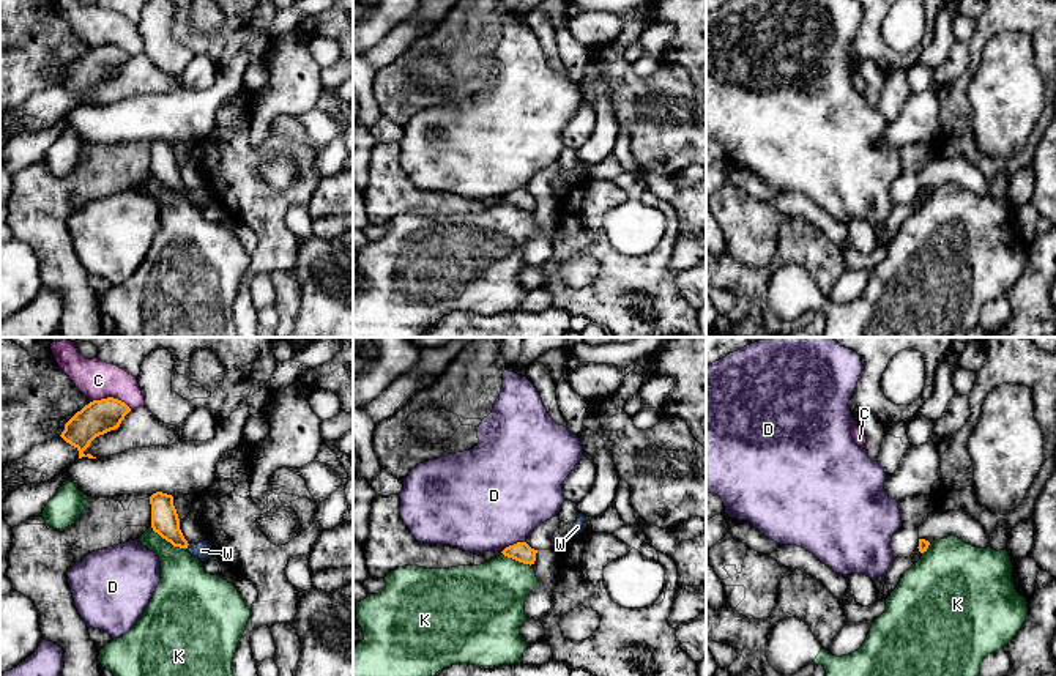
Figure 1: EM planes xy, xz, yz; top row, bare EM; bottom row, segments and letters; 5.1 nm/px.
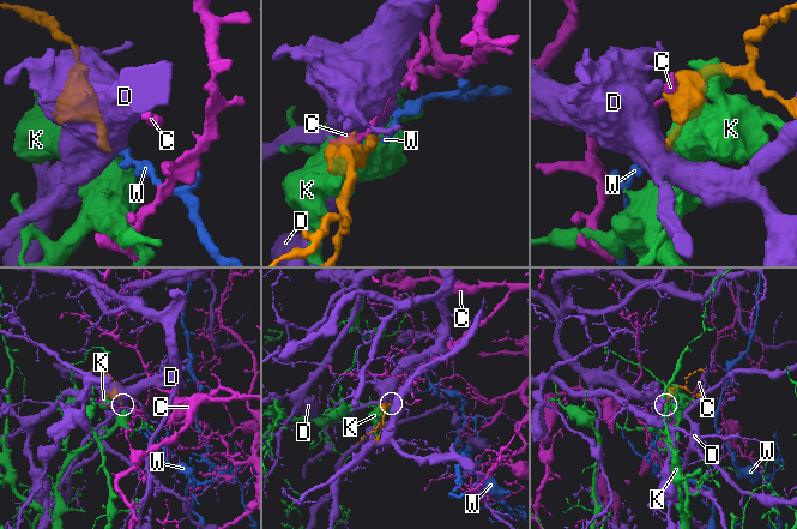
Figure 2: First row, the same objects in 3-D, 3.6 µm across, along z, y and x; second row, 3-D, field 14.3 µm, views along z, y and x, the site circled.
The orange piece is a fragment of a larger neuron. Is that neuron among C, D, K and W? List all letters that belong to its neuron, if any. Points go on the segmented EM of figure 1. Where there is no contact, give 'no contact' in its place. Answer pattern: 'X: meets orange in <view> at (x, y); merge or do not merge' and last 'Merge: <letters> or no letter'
C: meets orange in xy at (111, 397); do not merge
D: meets orange in xz at (514, 544); do not merge
K: meets orange in xy at (169, 541); do not merge
W: meets orange in xy at (188, 544); merge
Merge: W

